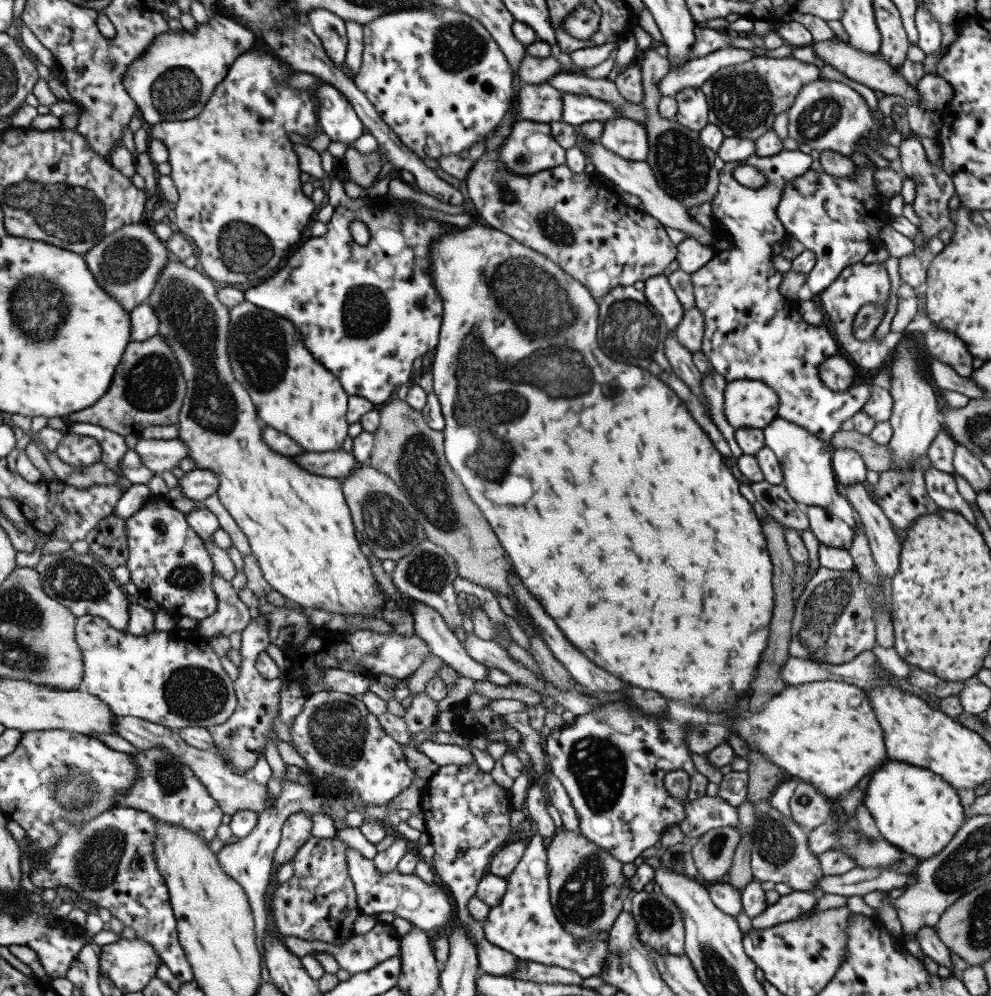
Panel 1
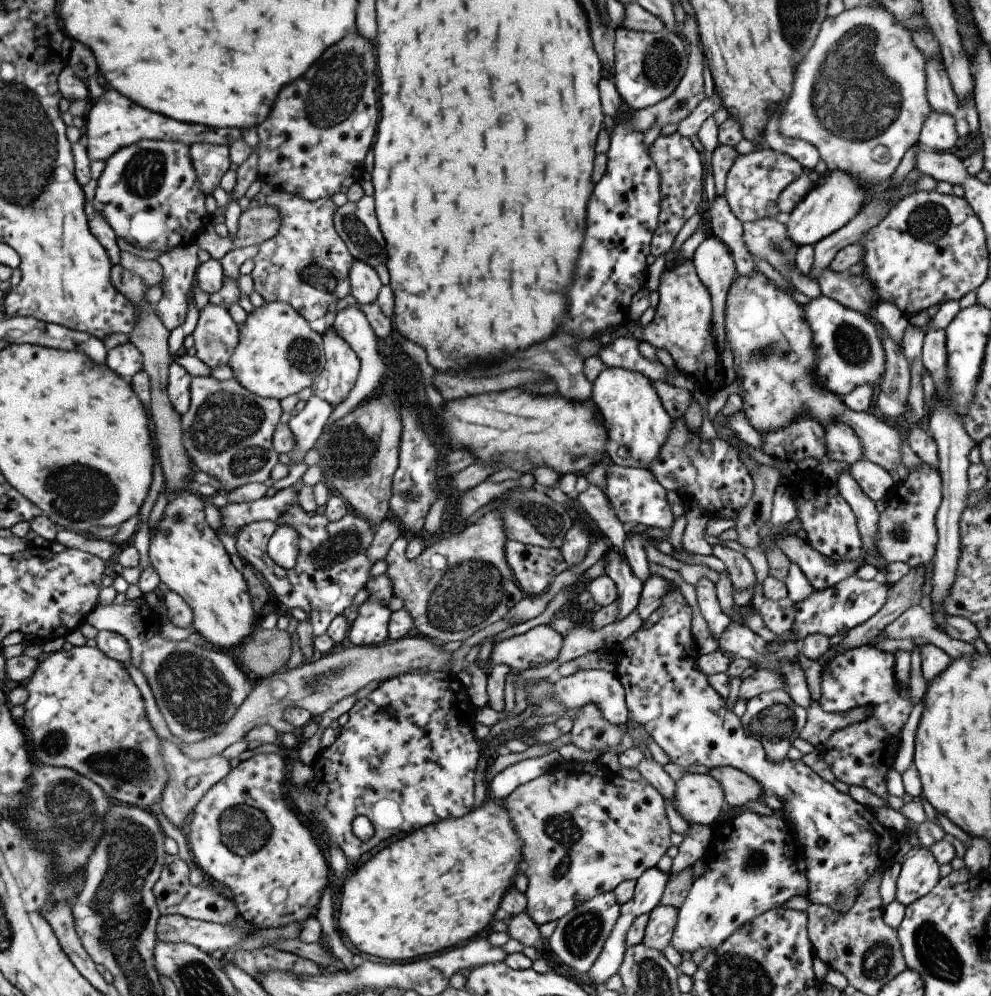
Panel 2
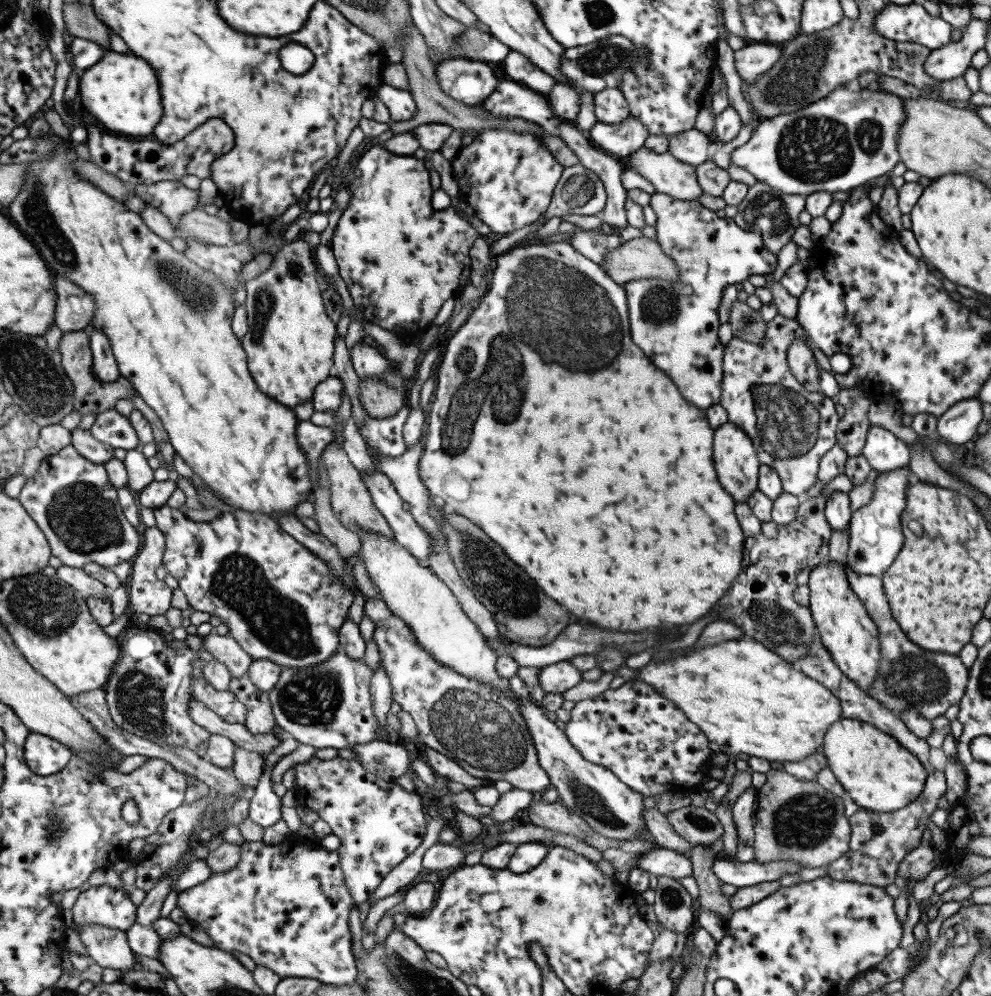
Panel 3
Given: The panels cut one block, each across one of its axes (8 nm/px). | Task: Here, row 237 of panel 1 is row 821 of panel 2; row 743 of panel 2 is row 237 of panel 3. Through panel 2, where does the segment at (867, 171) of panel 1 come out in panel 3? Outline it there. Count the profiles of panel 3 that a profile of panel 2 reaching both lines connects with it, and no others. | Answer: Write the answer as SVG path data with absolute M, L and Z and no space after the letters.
M668 194L652 195L651 208L656 213L656 240L663 252L675 263L678 281L666 281L661 278L647 278L623 284L627 294L629 323L633 342L666 376L669 376L690 404L702 410L718 404L722 396L722 362L724 344L718 337L719 308L724 288L730 284L744 282L754 274L766 276L778 265L777 255L772 255L763 246L758 232L744 231L732 218L719 218L717 212L704 208L698 201L686 201L668 197Z

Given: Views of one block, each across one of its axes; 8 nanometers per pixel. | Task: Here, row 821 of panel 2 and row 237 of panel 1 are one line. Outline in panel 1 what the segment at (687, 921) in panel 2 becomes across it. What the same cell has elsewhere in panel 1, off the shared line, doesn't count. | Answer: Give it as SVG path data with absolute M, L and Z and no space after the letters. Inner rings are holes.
M806 148L797 149L797 150L781 150L776 156L769 157L760 157L755 154L750 156L750 158L746 158L743 161L737 162L728 162L724 165L723 169L719 171L718 174L718 190L716 190L715 198L711 201L712 206L712 215L714 216L714 226L713 226L713 236L715 236L716 244L717 240L720 237L724 237L724 239L730 240L731 248L727 250L716 250L714 251L713 258L705 265L702 266L699 270L696 270L691 274L691 280L693 284L693 293L695 296L695 306L696 308L703 314L704 323L706 324L706 333L704 334L704 341L702 342L702 352L710 359L710 363L714 367L715 372L718 372L720 376L724 377L726 382L734 382L736 380L760 380L760 382L764 382L764 384L770 386L772 390L776 391L778 398L780 398L780 407L778 407L778 417L784 418L784 420L792 421L794 424L798 424L798 426L802 426L804 430L810 432L810 434L814 436L818 436L820 440L830 442L832 435L840 430L840 426L842 423L852 417L853 414L860 411L861 408L866 403L866 399L868 399L868 395L870 395L870 387L872 387L872 382L868 382L865 384L857 385L852 383L848 389L844 391L832 391L832 389L826 387L824 385L824 381L820 379L820 364L828 358L828 356L832 356L832 354L836 354L838 352L838 346L834 338L829 334L829 332L824 327L809 325L800 312L798 312L798 306L795 300L789 300L788 298L784 298L782 294L780 294L780 283L782 282L782 278L780 277L780 273L776 271L776 268L773 264L773 244L780 244L782 240L787 237L785 229L781 224L781 221L777 218L776 208L780 203L782 192L785 190L784 186L788 184L788 182L792 182L794 178L798 178L798 176L802 176L802 174L806 174L806 170L810 169L812 166L812 157L810 157L809 151ZM740 164L754 166L754 168L758 168L764 176L766 176L766 183L760 187L746 187L738 182L736 182L733 172L734 169Z

